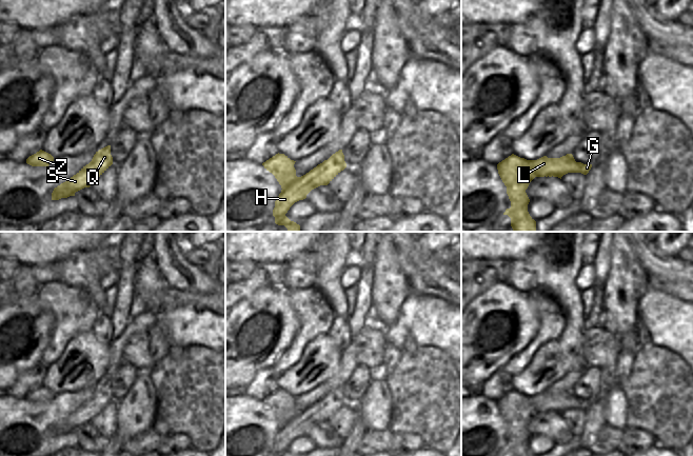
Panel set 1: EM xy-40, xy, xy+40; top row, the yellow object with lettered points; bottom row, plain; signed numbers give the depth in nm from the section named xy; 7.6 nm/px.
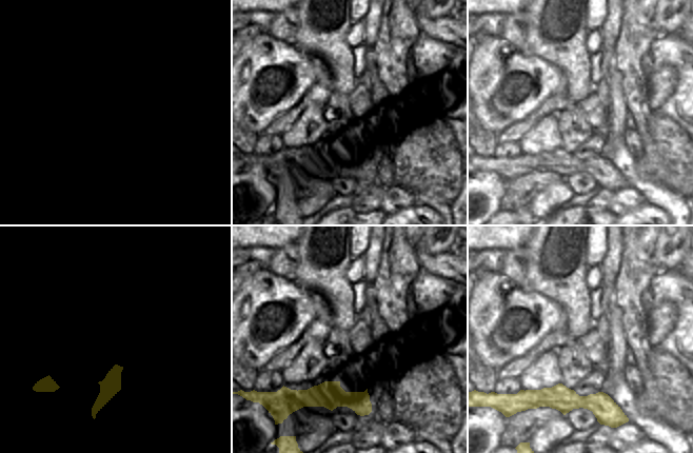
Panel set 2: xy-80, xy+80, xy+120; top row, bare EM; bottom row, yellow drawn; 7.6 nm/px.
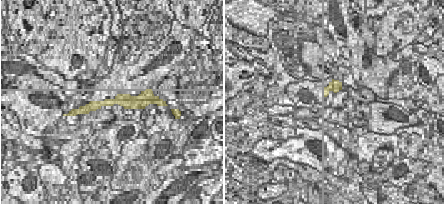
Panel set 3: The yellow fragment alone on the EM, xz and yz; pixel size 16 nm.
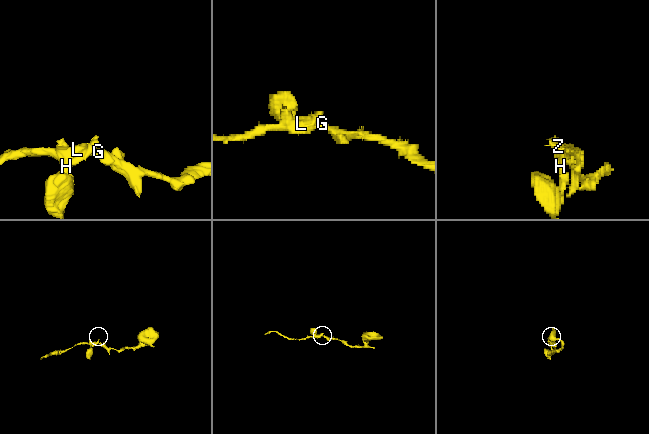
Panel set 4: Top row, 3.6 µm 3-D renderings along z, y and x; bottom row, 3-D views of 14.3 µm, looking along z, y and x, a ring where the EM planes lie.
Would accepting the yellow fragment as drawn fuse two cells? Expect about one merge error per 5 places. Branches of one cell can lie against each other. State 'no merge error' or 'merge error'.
merge error

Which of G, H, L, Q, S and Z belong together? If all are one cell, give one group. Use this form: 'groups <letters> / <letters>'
groups G L / H Q S Z

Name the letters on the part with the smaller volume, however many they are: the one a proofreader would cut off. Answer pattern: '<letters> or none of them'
H, Q, S, Z

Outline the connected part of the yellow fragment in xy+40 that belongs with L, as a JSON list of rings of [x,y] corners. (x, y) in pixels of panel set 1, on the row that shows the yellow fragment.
[[[543,156],[537,160],[530,160],[532,173],[527,173],[526,178],[519,182],[520,190],[527,190],[530,182],[535,177],[552,177],[553,173],[563,175],[568,173],[581,173],[587,175],[592,167],[592,164],[583,164],[581,162],[566,163],[566,156],[560,158],[548,158]]]

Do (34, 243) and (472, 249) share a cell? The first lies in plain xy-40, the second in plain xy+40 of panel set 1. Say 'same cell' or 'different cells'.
same cell

